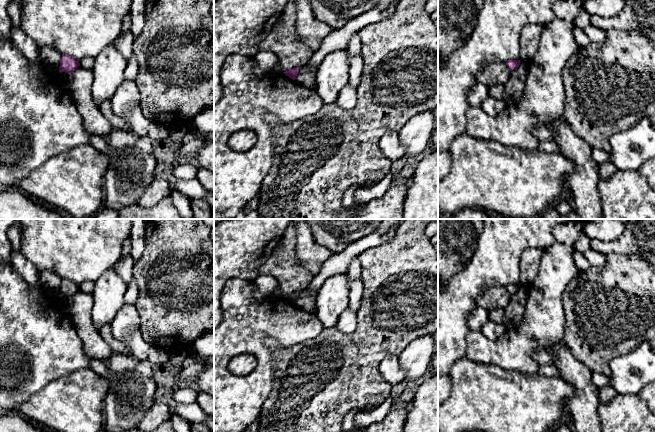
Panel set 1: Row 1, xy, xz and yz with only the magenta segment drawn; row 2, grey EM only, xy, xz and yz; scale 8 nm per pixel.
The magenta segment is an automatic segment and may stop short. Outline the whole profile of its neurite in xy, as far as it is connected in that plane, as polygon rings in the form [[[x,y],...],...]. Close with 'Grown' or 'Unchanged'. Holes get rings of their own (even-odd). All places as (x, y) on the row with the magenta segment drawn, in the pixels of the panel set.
[[[62,54],[60,59],[59,71],[63,71],[67,74],[71,74],[80,66],[79,61],[76,61],[73,57]]]. Unchanged

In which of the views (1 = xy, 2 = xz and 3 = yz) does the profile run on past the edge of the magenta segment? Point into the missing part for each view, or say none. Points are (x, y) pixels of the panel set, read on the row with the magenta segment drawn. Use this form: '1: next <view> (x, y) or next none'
1: next none
2: next none
3: next none

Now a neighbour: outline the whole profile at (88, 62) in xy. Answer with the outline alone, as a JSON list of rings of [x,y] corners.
[[[86,57],[79,61],[80,66],[92,70],[95,66],[95,58]]]

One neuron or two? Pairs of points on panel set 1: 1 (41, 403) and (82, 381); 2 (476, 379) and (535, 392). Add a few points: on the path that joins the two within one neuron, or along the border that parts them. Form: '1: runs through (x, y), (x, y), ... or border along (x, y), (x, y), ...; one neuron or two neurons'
1: runs through (51, 403), (60, 403), (72, 391); one neuron
2: runs through (491, 392), (520, 392); one neuron

